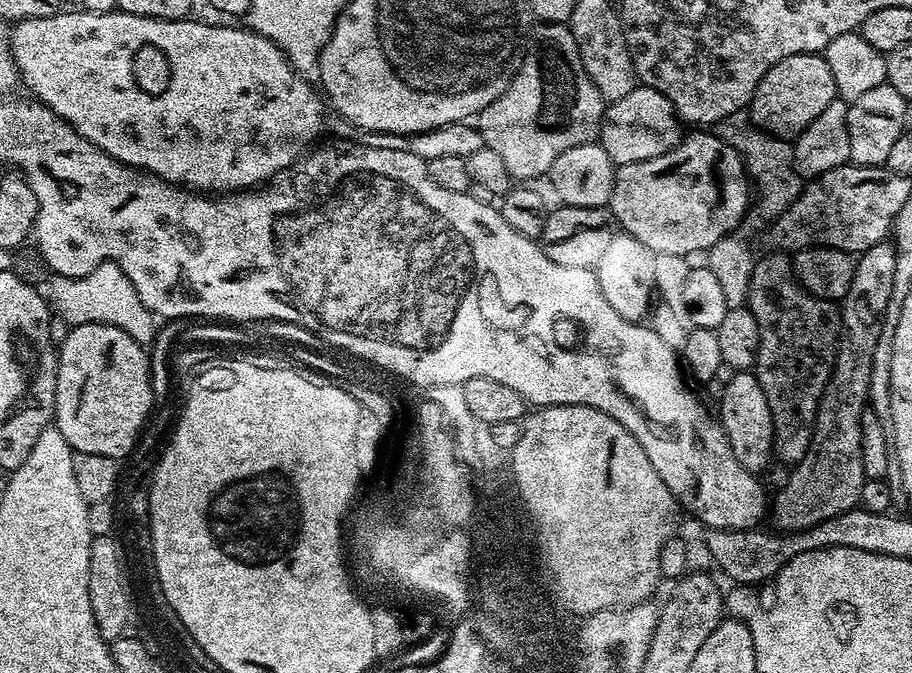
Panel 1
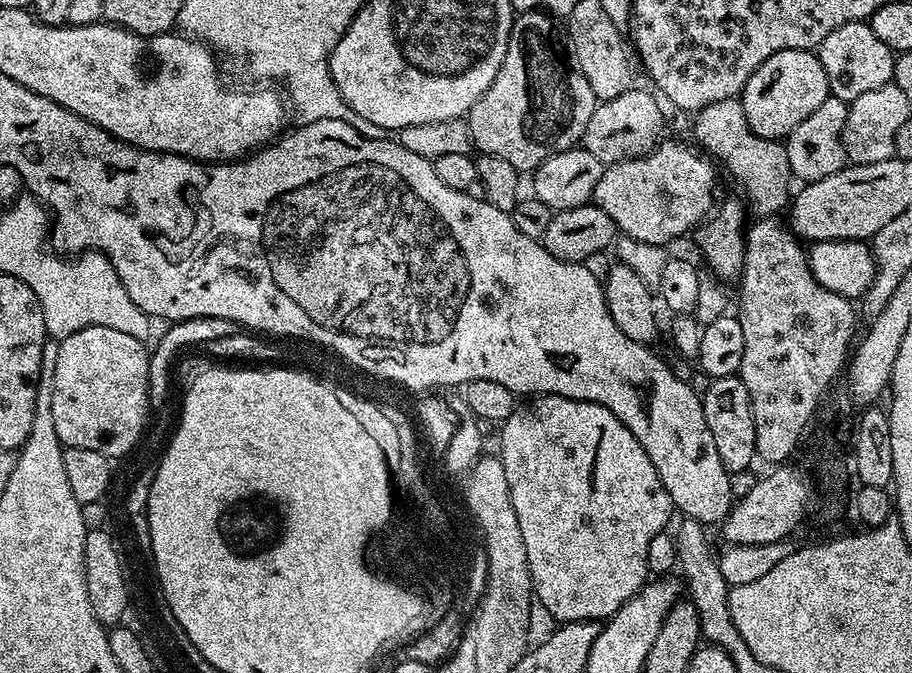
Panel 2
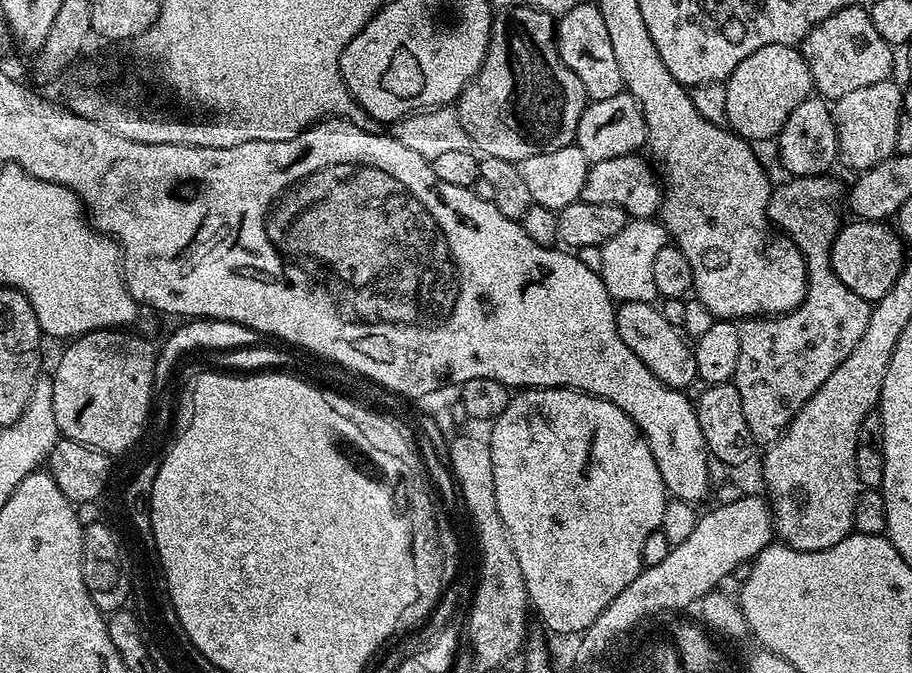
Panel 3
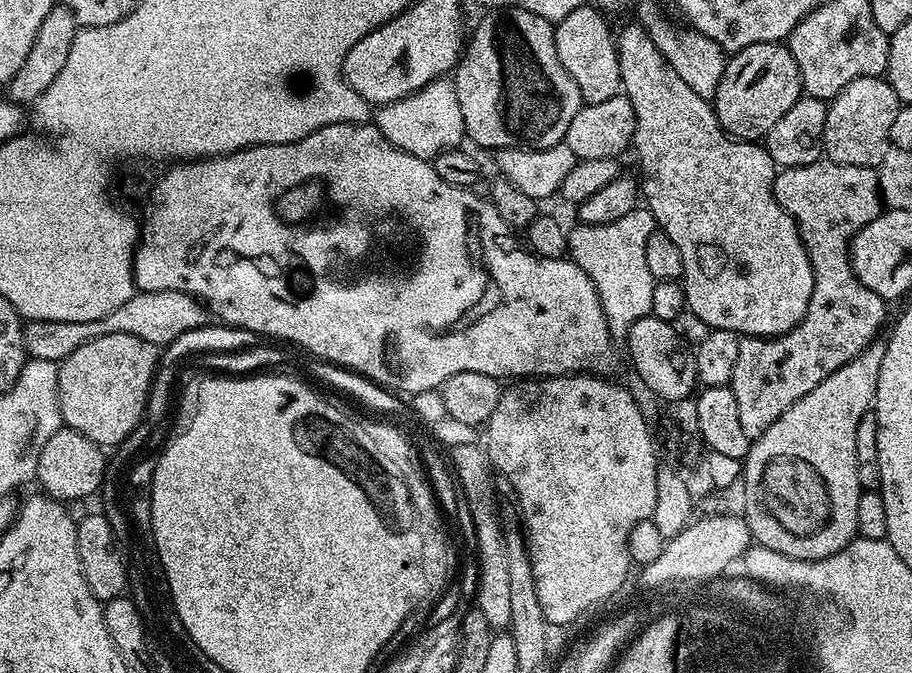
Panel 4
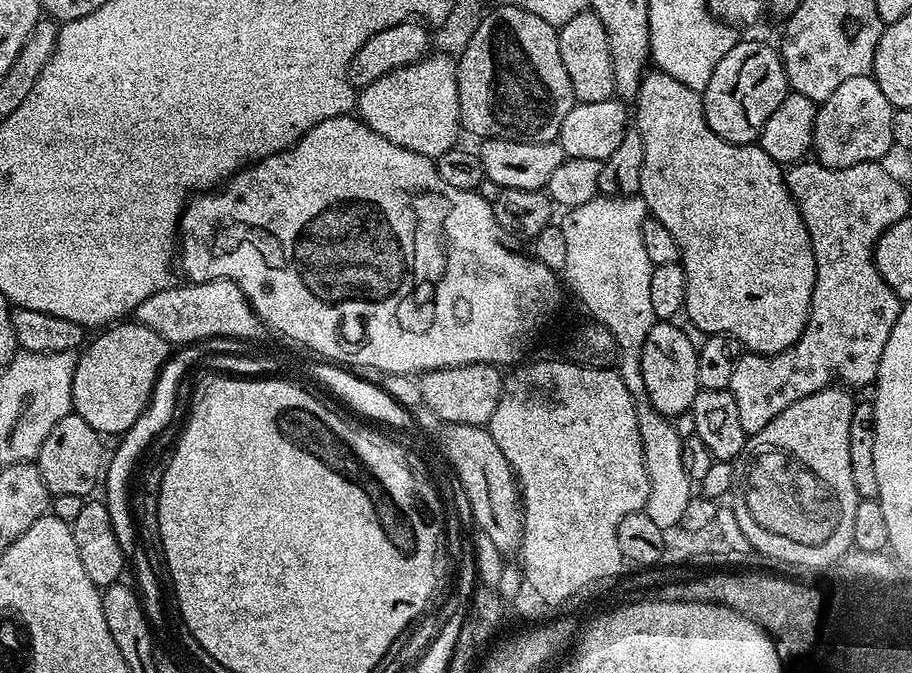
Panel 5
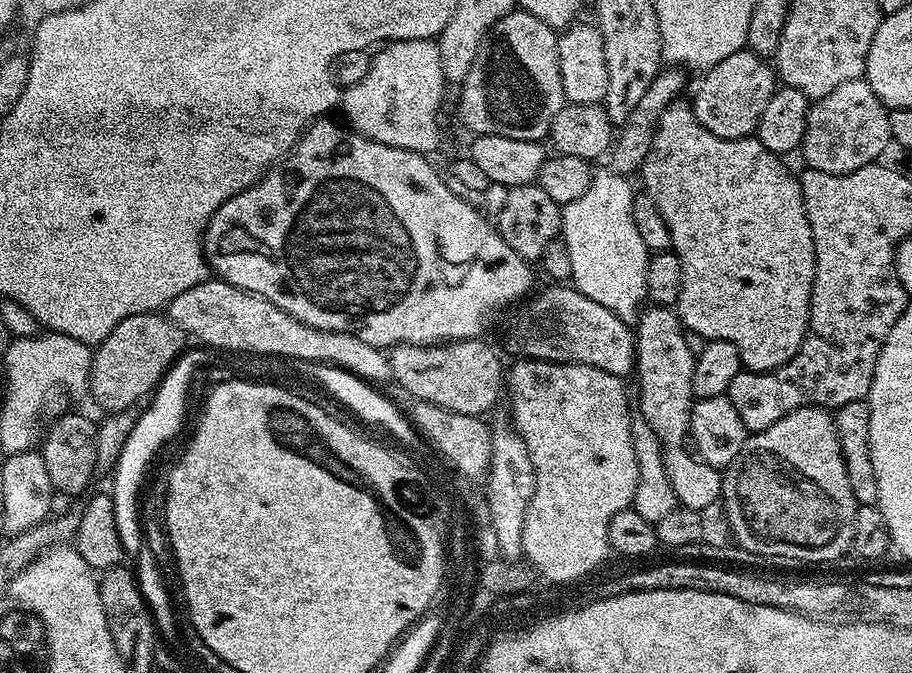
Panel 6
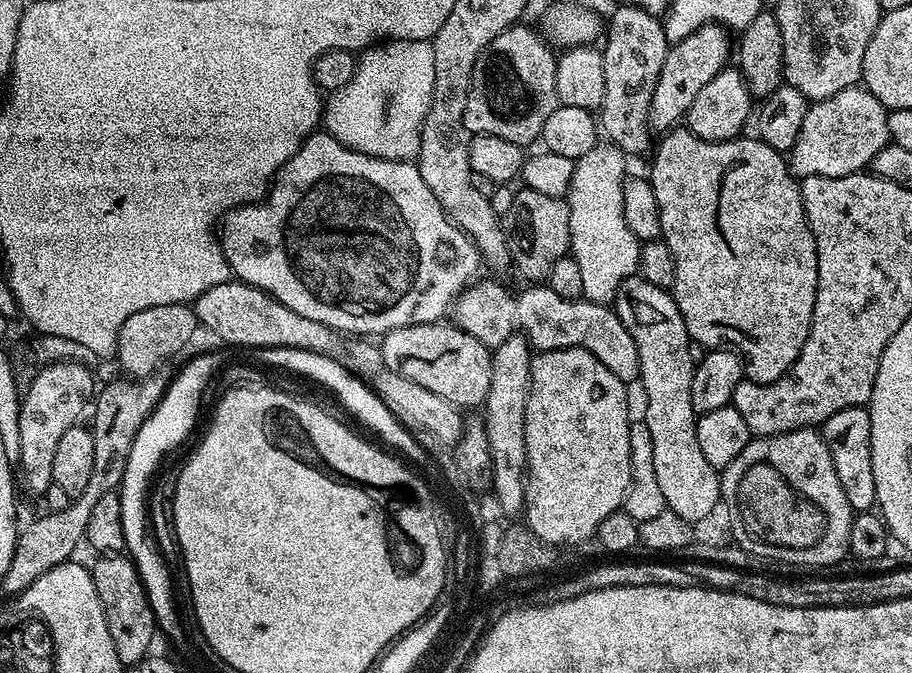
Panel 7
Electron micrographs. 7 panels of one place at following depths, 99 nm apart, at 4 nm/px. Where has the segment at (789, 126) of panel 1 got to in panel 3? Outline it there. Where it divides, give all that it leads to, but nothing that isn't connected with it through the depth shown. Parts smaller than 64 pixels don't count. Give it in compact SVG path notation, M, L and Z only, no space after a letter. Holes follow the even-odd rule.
M790 44L762 46L762 50L754 50L750 58L742 58L729 74L724 89L727 127L749 142L779 137L786 118L790 118L790 110L814 92L810 66L806 66L799 47Z

